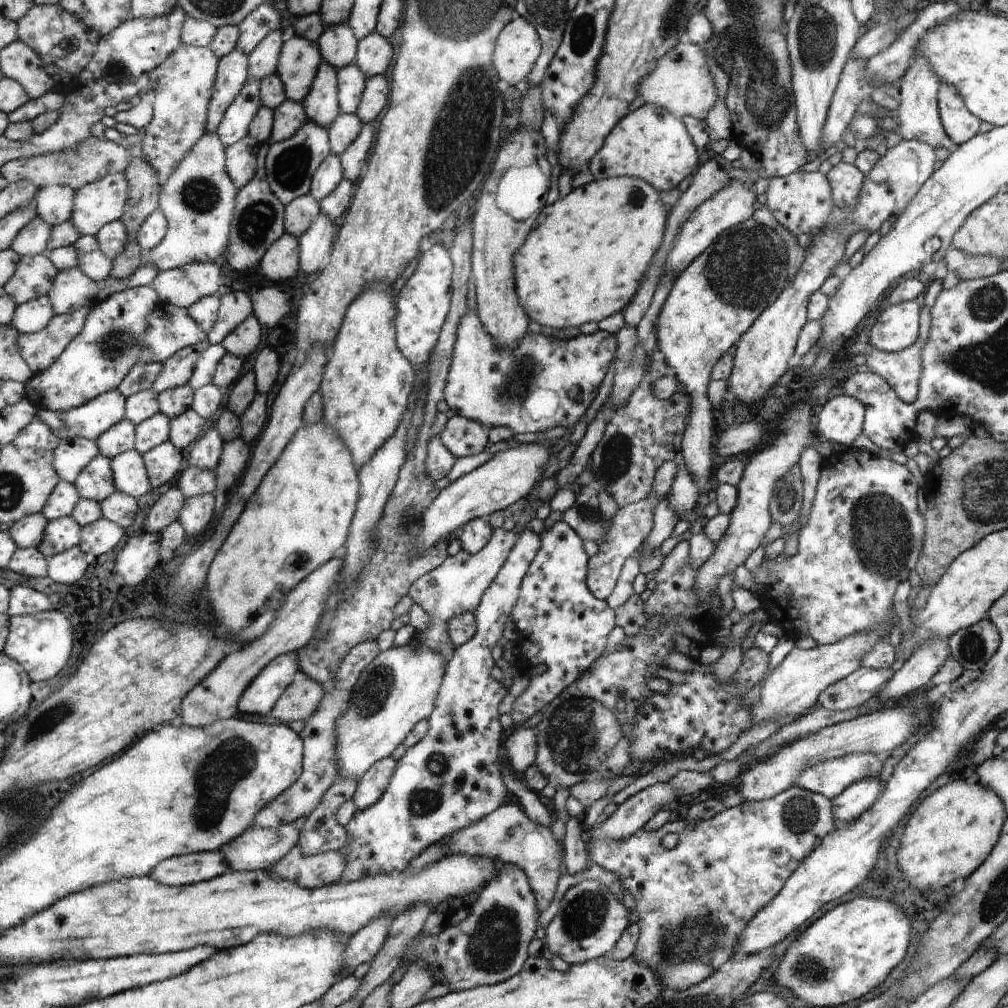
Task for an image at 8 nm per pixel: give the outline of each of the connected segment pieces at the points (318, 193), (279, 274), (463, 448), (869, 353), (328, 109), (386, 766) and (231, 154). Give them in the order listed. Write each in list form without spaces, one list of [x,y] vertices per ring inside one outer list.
[[[331,153],[324,164],[314,174],[312,190],[313,198],[318,202],[325,200],[345,179],[345,170],[341,164],[341,156]]]
[[[285,234],[282,242],[261,259],[260,272],[265,280],[274,283],[280,280],[290,280],[301,270],[300,266],[300,240],[293,235]]]
[[[456,415],[448,419],[439,437],[448,452],[461,458],[486,450],[490,445],[489,431],[488,426]]]
[[[924,304],[921,311],[921,338],[913,346],[900,352],[876,350],[871,345],[865,350],[866,366],[890,383],[904,403],[911,403],[918,395],[920,381],[920,350],[928,340],[931,312]]]
[[[323,61],[316,72],[311,92],[302,103],[308,120],[328,129],[342,114],[337,70]]]
[[[384,758],[359,778],[356,793],[352,799],[358,812],[369,809],[385,796],[395,769],[397,769],[397,762],[392,758]]]
[[[246,134],[226,149],[227,168],[237,187],[249,185],[257,175],[257,158],[260,156],[261,144],[258,139]]]

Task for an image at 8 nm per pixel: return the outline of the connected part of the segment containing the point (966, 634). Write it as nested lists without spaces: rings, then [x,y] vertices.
[[[985,618],[973,626],[958,630],[947,642],[951,658],[964,671],[980,671],[996,654],[1001,639],[996,626]]]

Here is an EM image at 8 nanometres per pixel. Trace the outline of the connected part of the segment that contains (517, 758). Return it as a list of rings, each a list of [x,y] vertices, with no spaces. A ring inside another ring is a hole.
[[[520,727],[504,742],[503,756],[510,760],[508,764],[516,773],[522,774],[534,765],[537,759],[537,737],[536,727]]]

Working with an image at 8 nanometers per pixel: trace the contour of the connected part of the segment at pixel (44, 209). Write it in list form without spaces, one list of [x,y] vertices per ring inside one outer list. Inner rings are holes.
[[[50,186],[39,190],[38,213],[42,219],[58,226],[72,221],[76,210],[78,190],[72,186]]]

